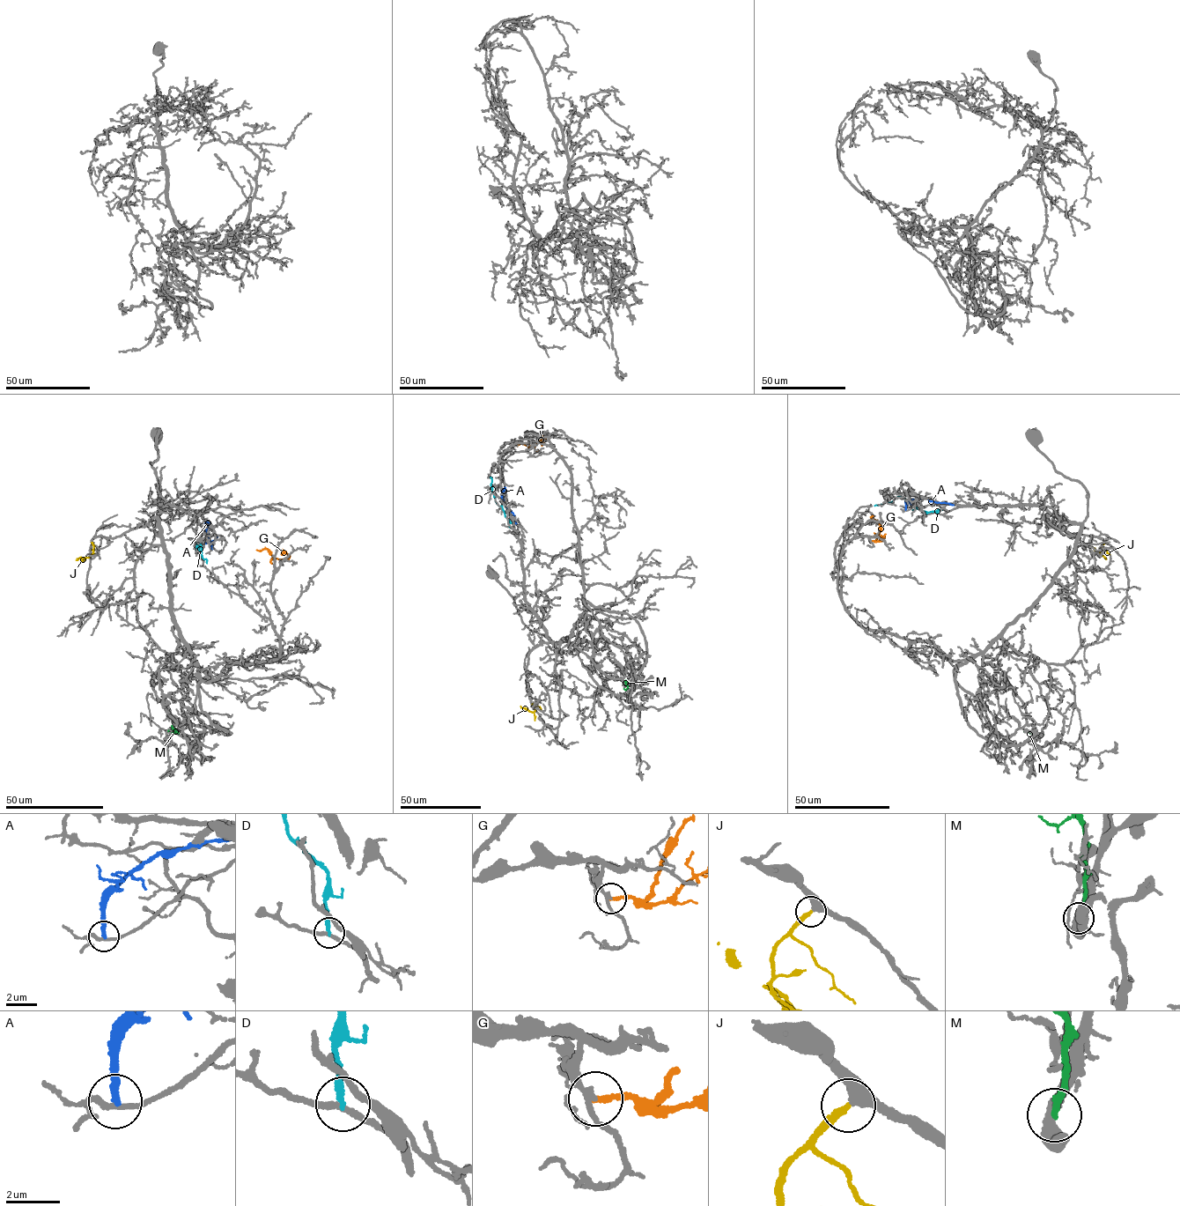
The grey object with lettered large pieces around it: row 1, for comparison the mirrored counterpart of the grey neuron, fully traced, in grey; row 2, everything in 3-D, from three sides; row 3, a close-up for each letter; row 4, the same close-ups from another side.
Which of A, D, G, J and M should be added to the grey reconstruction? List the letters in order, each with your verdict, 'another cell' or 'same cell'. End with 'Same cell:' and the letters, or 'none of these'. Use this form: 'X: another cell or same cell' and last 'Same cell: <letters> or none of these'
A: another cell
D: another cell
G: another cell
J: same cell
M: another cell
Same cell: J

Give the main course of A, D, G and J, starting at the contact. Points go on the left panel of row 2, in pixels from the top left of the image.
A: (211, 549), (206, 529), (208, 522), (205, 522)
D: (194, 539), (198, 543), (196, 549), (200, 543), (201, 555), (207, 559), (207, 563)
G: (287, 561), (277, 558), (265, 548), (256, 550)
J: (92, 542), (92, 554), (77, 558)

